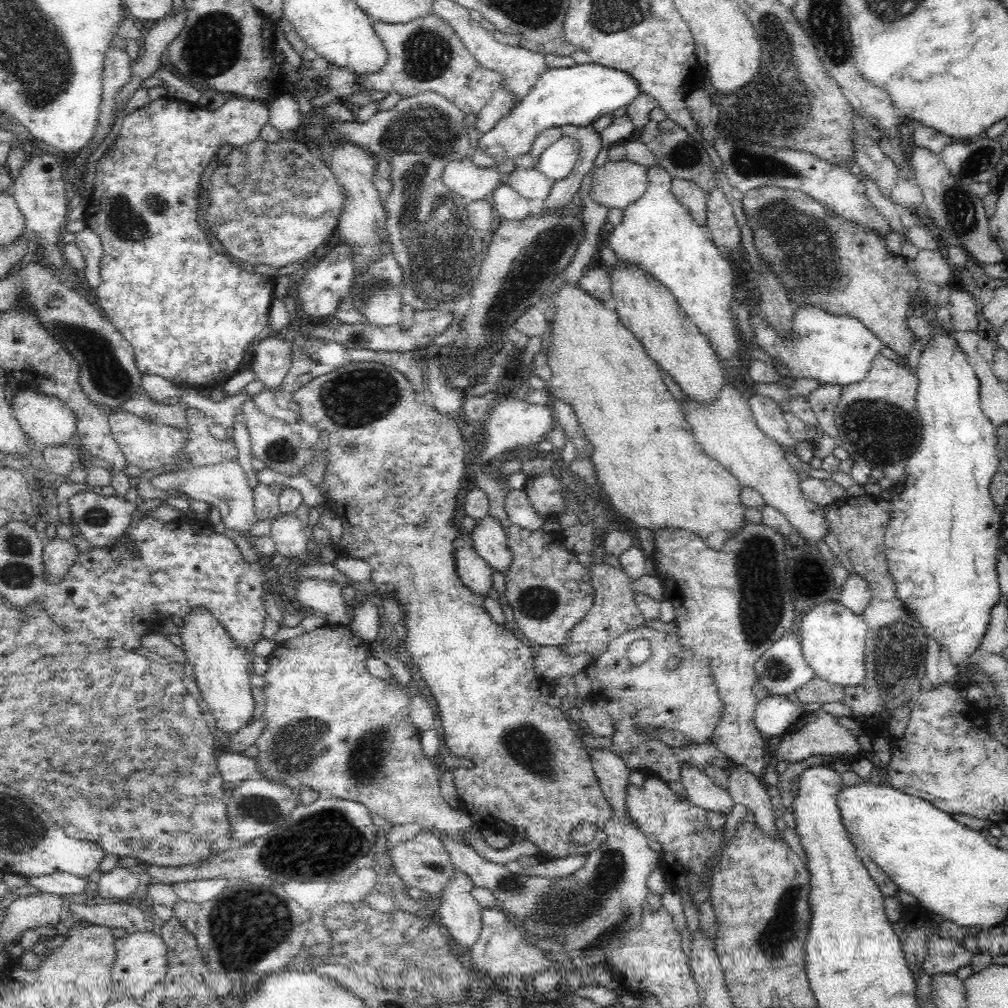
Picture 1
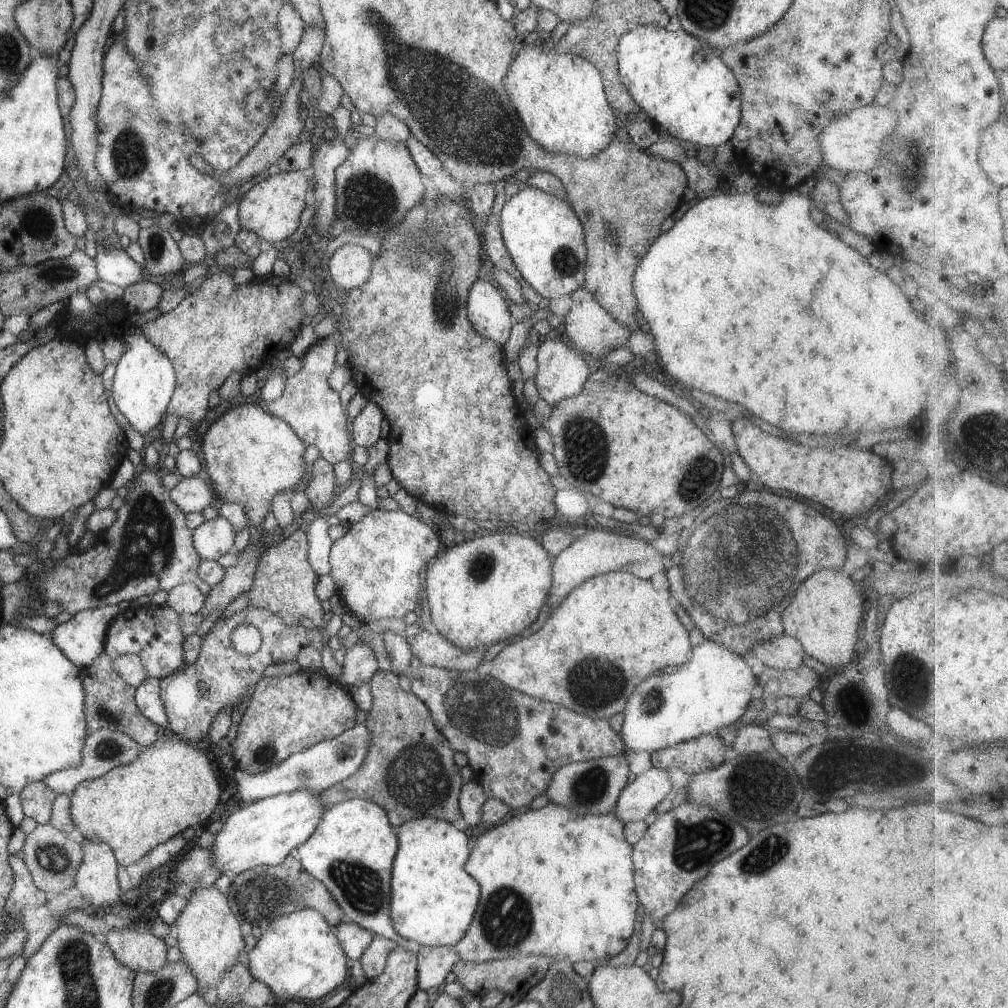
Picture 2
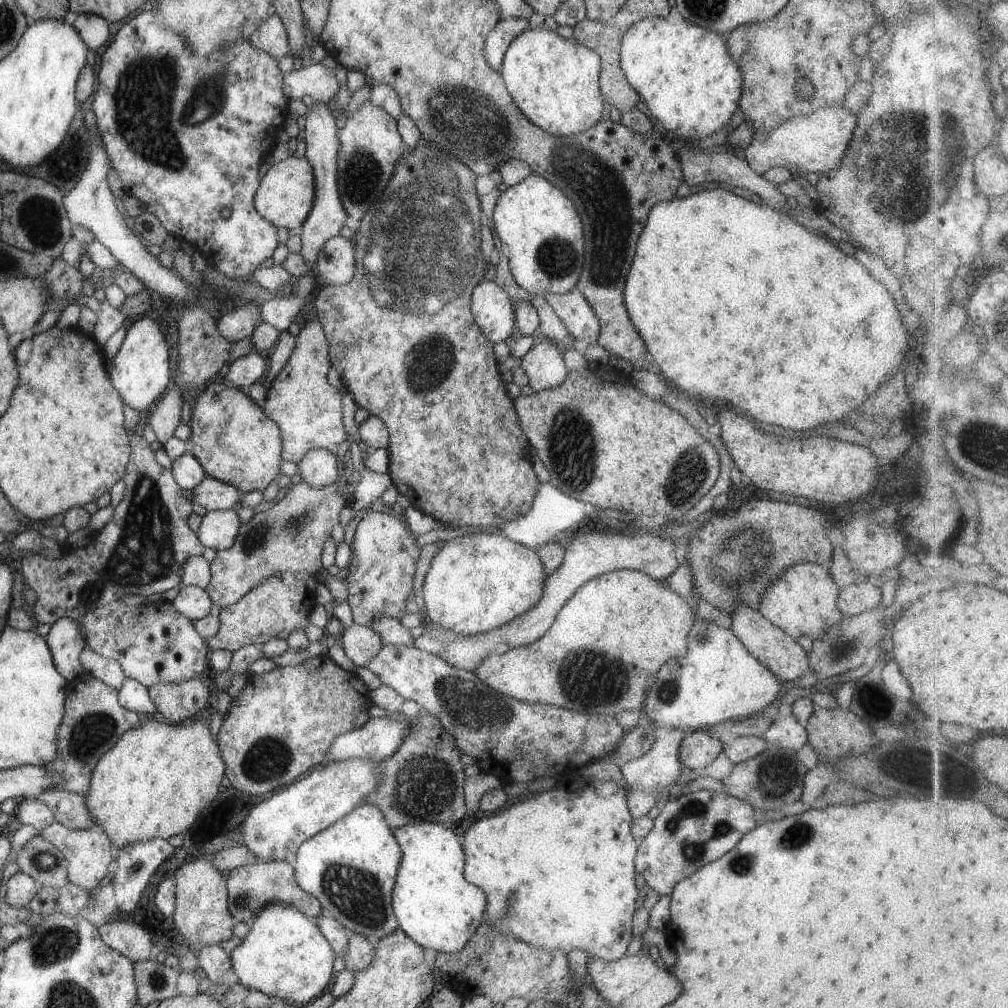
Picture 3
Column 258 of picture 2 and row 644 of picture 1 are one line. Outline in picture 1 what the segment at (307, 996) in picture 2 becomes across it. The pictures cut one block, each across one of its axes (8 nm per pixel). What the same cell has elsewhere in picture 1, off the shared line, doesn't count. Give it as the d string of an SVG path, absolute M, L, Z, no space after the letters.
M936 330L934 340L926 346L920 355L918 369L913 370L918 377L916 404L921 416L922 436L916 452L909 458L905 473L893 482L893 496L889 499L891 503L890 520L885 532L885 547L887 554L887 565L889 566L894 584L897 588L898 600L902 601L904 608L914 621L918 621L920 627L928 639L934 639L937 644L948 652L950 662L954 667L960 666L972 654L979 651L982 637L991 621L991 612L998 604L1001 596L999 589L999 574L997 571L998 555L1002 537L1002 515L996 513L996 505L993 504L989 486L994 475L998 473L998 453L996 448L996 427L984 416L980 410L980 381L972 366L966 362L966 355L956 348L956 342L948 338L942 331Z

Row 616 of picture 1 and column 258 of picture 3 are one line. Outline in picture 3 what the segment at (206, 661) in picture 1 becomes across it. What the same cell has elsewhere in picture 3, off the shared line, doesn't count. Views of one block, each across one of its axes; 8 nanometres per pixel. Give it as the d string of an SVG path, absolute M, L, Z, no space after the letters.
M286 157L272 164L260 179L253 195L253 208L263 220L275 228L286 228L288 231L301 226L308 216L313 204L314 178L312 166L303 157Z

